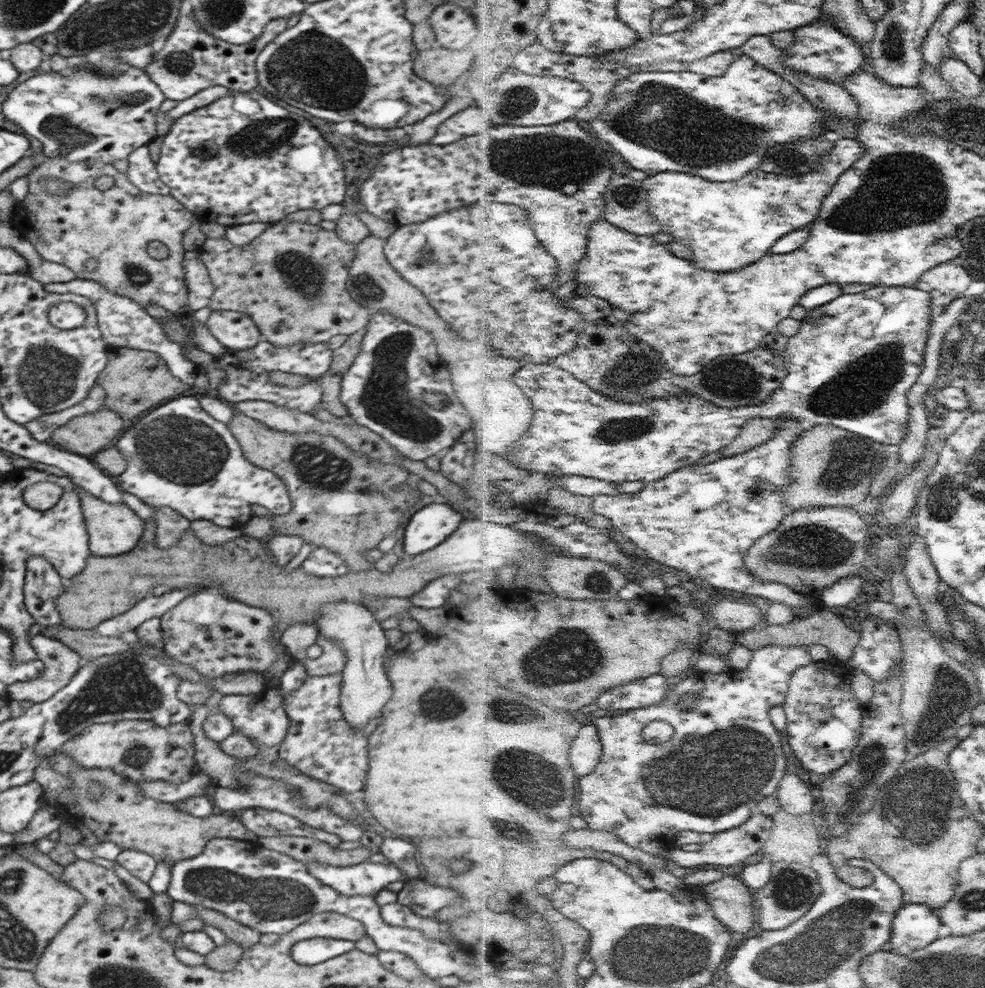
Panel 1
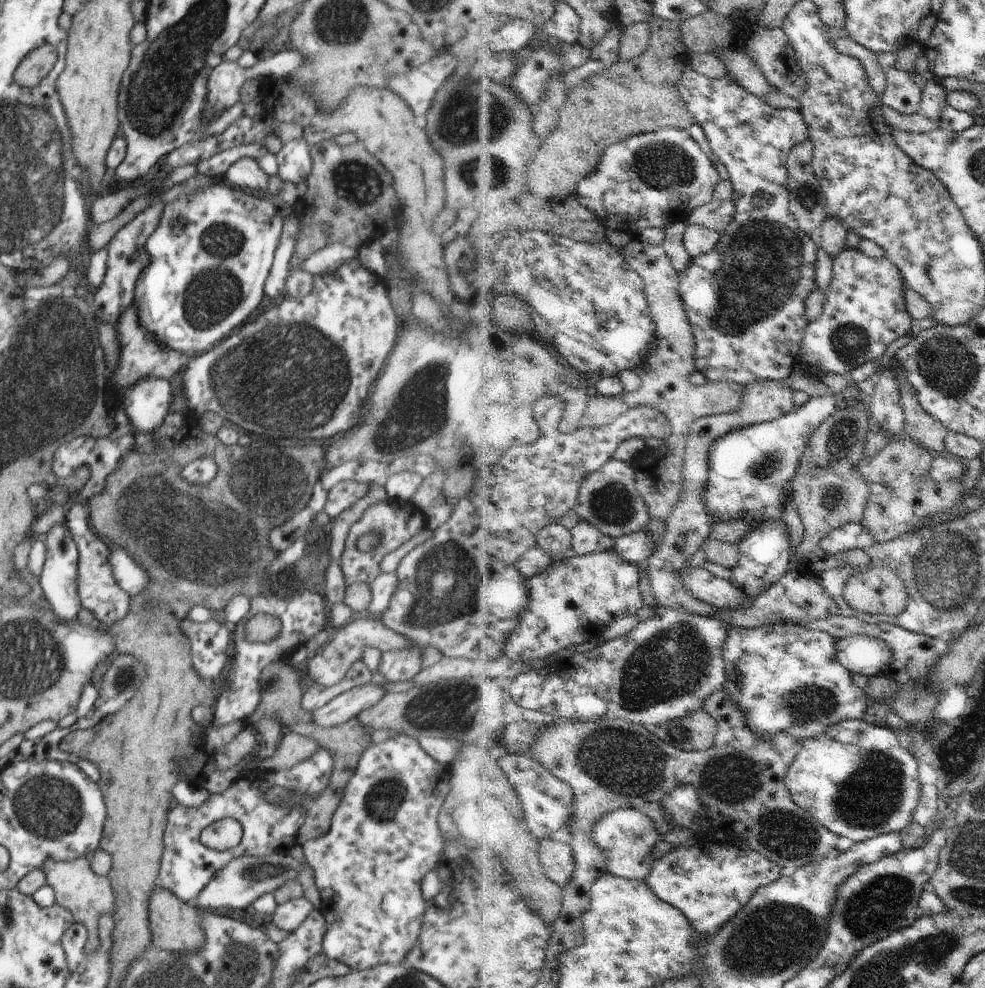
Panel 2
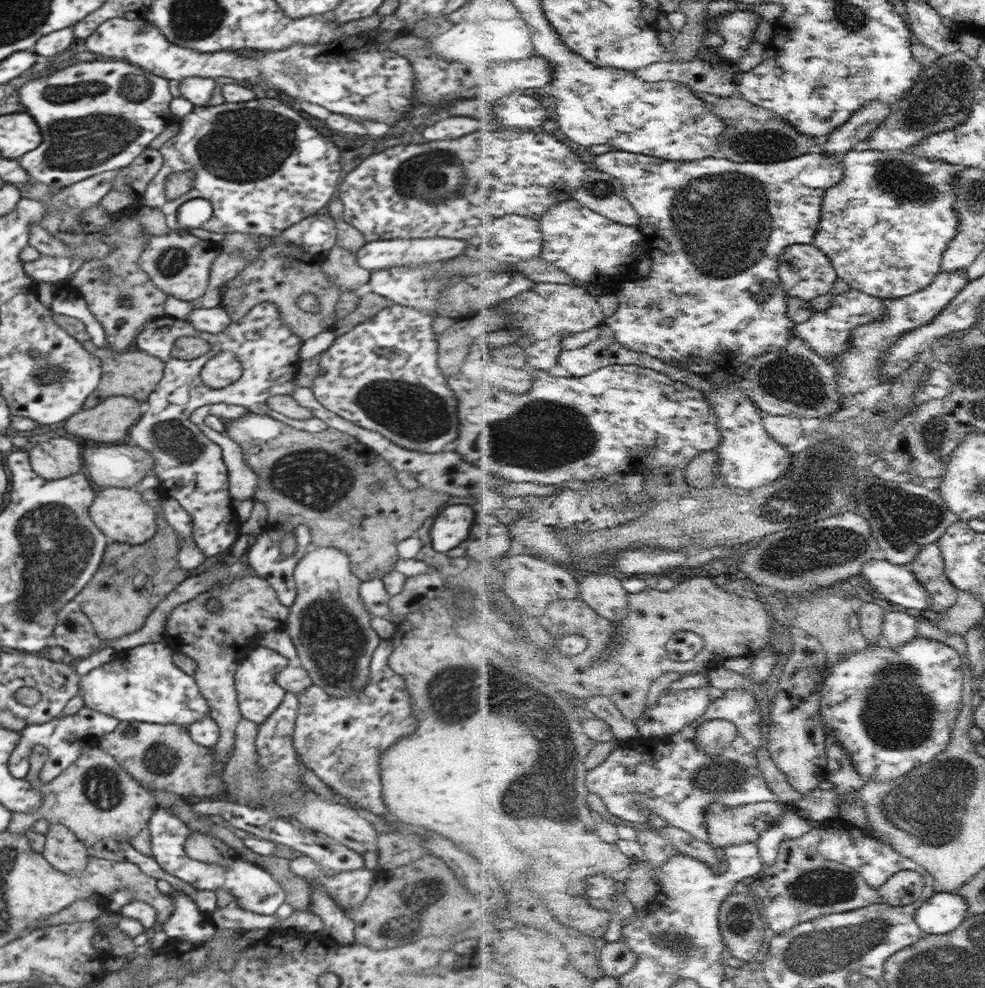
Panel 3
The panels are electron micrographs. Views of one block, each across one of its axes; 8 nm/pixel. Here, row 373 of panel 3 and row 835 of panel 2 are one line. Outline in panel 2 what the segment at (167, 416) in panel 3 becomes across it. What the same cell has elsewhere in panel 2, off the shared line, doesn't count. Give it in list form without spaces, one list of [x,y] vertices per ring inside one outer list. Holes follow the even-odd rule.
[[[318,747],[312,757],[297,763],[290,770],[255,770],[238,778],[224,792],[211,794],[200,808],[186,808],[174,803],[168,811],[167,820],[172,820],[172,828],[178,828],[178,858],[170,860],[164,844],[164,855],[159,864],[158,885],[170,890],[174,896],[178,896],[184,902],[195,903],[200,892],[212,880],[212,876],[220,868],[230,864],[234,858],[289,854],[292,847],[297,844],[297,834],[302,824],[306,822],[306,812],[298,808],[294,810],[294,806],[272,804],[264,795],[272,786],[284,786],[286,790],[292,790],[292,792],[299,790],[316,798],[326,790],[333,766],[334,760],[330,752]],[[228,816],[239,817],[243,830],[241,841],[234,848],[222,852],[202,846],[201,831]]]

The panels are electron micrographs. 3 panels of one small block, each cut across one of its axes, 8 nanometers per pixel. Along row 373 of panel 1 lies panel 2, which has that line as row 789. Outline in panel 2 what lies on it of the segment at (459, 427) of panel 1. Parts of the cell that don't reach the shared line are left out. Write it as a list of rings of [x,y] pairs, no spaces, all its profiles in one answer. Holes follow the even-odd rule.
[[[397,734],[386,742],[372,743],[362,752],[357,770],[344,788],[341,804],[332,814],[328,832],[302,845],[320,892],[319,910],[327,922],[322,943],[327,957],[346,964],[352,971],[361,971],[383,964],[399,965],[414,948],[427,906],[421,882],[428,872],[436,870],[445,848],[441,815],[445,796],[450,792],[448,782],[450,770],[438,764],[414,737]]]

